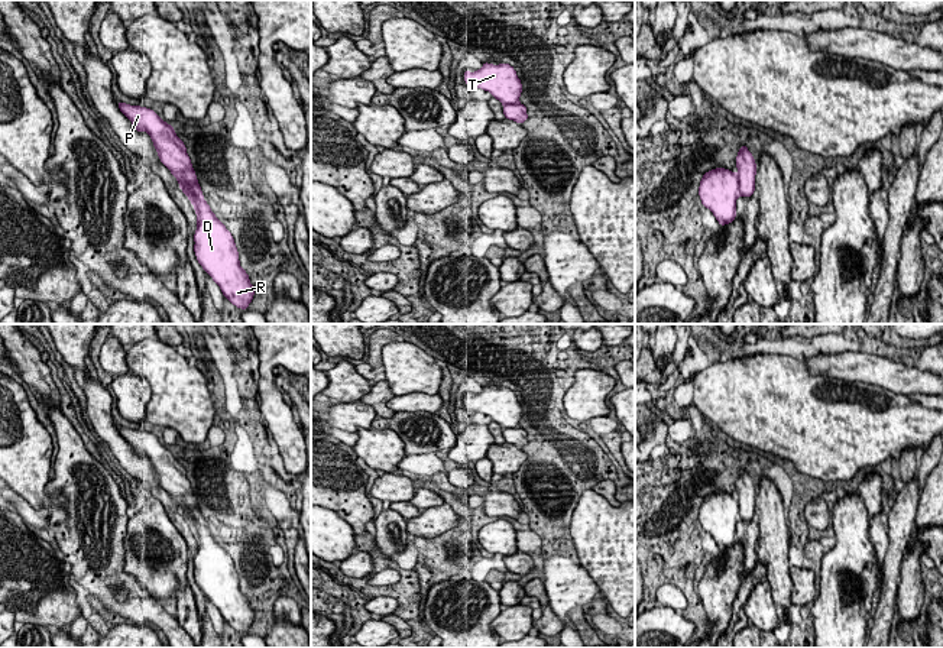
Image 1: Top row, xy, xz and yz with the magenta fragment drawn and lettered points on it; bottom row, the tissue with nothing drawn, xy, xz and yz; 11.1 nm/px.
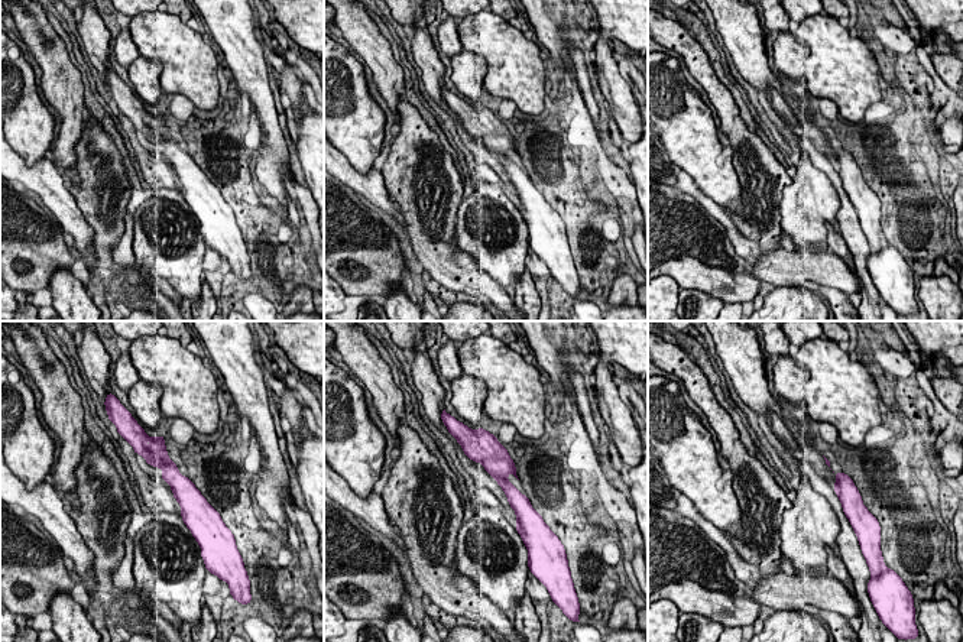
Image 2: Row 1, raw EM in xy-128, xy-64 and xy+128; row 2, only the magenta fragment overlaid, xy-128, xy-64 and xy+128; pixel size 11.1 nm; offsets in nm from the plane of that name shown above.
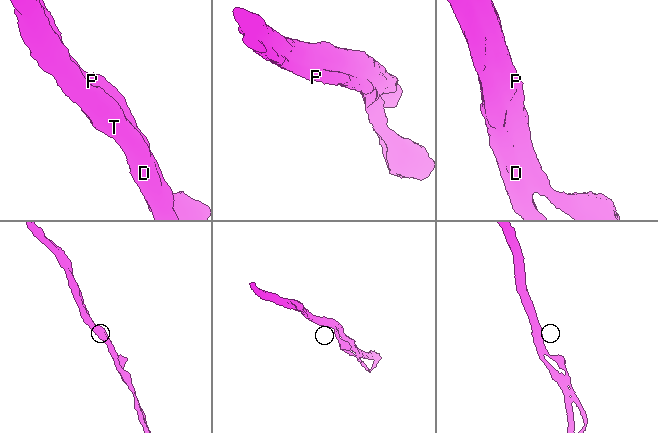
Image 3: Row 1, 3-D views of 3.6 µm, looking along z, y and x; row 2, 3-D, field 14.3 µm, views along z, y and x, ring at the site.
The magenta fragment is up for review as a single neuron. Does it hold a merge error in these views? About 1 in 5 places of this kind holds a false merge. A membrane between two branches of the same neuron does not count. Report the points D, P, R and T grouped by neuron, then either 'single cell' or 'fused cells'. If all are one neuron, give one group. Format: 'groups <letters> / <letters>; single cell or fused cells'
groups D P R T; single cell

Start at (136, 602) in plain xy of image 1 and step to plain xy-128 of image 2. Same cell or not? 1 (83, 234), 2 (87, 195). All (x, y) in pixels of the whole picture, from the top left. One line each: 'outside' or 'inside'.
1: outside
2: inside

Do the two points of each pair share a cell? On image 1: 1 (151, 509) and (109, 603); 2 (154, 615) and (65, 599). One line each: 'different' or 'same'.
1: different
2: different

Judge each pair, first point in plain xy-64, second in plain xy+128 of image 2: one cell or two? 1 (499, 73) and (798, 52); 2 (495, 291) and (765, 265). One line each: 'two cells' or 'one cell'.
1: two cells
2: two cells

